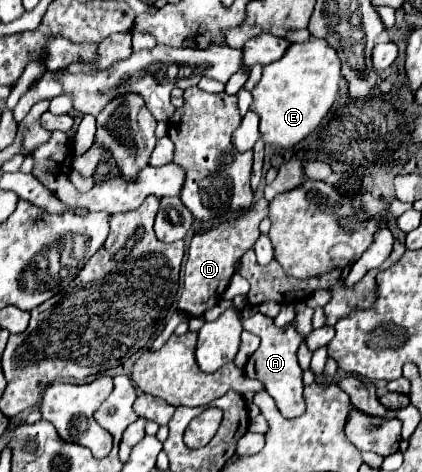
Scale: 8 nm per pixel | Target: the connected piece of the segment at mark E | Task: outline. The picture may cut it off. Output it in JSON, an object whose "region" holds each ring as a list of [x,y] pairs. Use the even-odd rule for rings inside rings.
{"region":[[[312,37],[306,43],[292,43],[286,55],[280,61],[270,63],[262,69],[262,79],[254,87],[254,103],[244,117],[242,125],[234,131],[232,143],[234,147],[244,153],[252,151],[254,143],[262,139],[274,147],[294,147],[302,139],[306,139],[312,131],[320,127],[324,117],[328,115],[330,107],[336,101],[338,85],[342,81],[340,75],[340,61],[334,49],[328,47],[324,39]],[[258,117],[260,117],[260,131],[258,131]]]}

